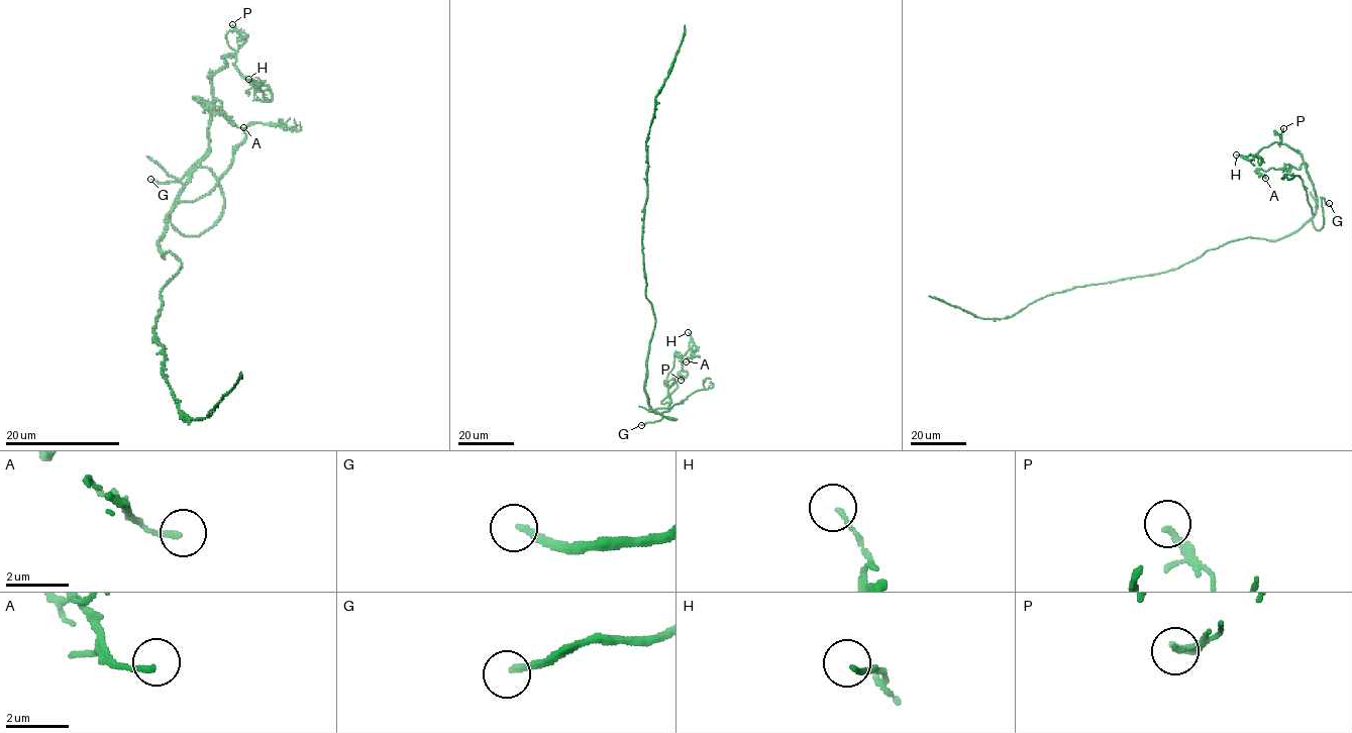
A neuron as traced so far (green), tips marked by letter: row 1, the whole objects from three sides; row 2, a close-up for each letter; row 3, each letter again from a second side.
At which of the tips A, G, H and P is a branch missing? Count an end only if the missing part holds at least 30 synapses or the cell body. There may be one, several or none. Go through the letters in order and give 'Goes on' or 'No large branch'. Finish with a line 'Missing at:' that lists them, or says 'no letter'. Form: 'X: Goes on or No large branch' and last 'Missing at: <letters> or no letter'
A: No large branch
G: Goes on
H: No large branch
P: No large branch
Missing at: G

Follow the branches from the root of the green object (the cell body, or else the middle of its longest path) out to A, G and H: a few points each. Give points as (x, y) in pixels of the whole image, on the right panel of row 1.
A: (1196, 258), (1246, 237), (1281, 238), (1312, 216), (1317, 194), (1306, 164), (1297, 169), (1259, 170), (1265, 178)
G: (1196, 258), (1246, 237), (1277, 240), (1310, 221), (1320, 229), (1323, 224), (1320, 197), (1329, 203)
H: (1196, 258), (1246, 237), (1288, 236), (1316, 210), (1314, 184), (1298, 152), (1274, 142), (1253, 154), (1236, 154)

